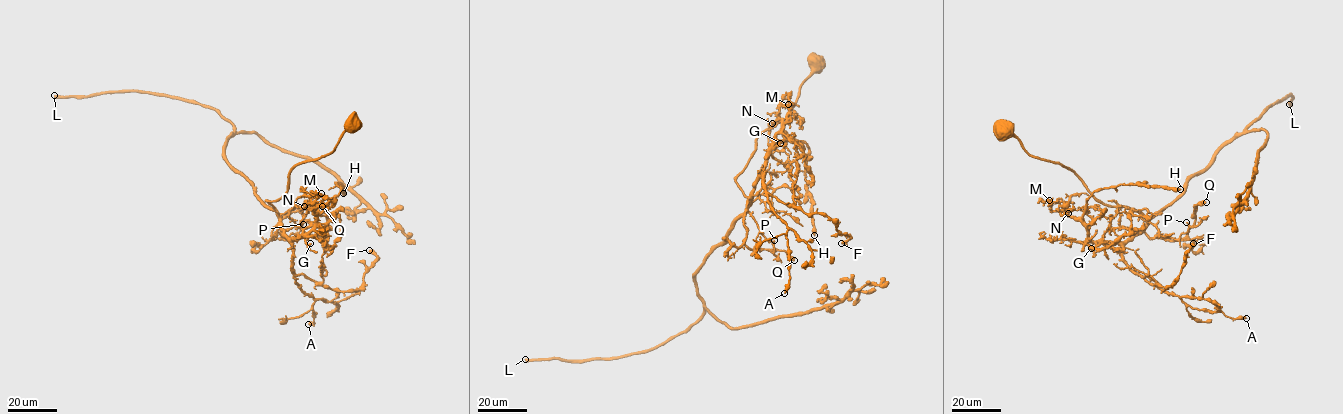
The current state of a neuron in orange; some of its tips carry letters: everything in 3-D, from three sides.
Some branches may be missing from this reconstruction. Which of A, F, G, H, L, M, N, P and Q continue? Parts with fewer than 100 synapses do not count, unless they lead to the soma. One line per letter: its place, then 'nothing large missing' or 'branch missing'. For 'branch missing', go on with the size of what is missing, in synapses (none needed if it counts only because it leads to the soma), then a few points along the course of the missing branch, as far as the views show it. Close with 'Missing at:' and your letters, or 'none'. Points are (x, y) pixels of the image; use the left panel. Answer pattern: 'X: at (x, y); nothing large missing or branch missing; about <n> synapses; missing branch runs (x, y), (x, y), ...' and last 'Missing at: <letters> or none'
A: at (308, 324); nothing large missing
F: at (369, 250); nothing large missing
G: at (310, 243); nothing large missing
H: at (343, 193); nothing large missing
L: at (54, 95); branch missing; about 150 synapses
M: at (321, 193); nothing large missing
N: at (304, 206); nothing large missing
P: at (303, 224); nothing large missing
Q: at (322, 206); nothing large missing
Missing at: L

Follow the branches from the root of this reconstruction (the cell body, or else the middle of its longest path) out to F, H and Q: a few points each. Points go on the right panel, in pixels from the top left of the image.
F: (1003, 132), (1070, 168), (1102, 202), (1140, 213), (1147, 222), (1122, 260), (1141, 276), (1170, 286), (1193, 243)
H: (1003, 132), (1070, 168), (1097, 199), (1147, 221), (1123, 242), (1091, 241), (1083, 212), (1094, 191), (1180, 189)
Q: (1003, 132), (1030, 154), (1070, 168), (1102, 202), (1137, 210), (1149, 237), (1181, 240), (1195, 206), (1206, 202)

